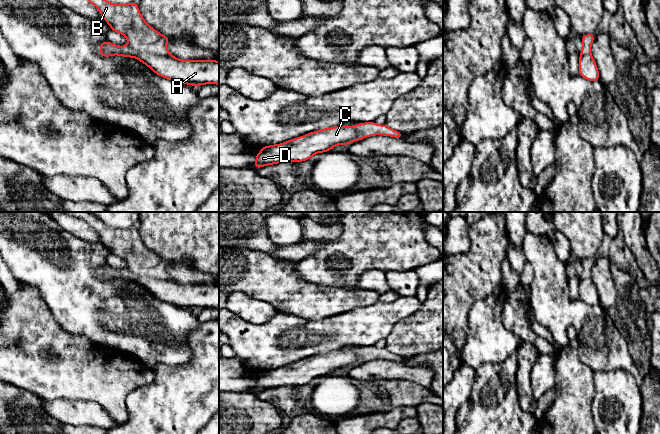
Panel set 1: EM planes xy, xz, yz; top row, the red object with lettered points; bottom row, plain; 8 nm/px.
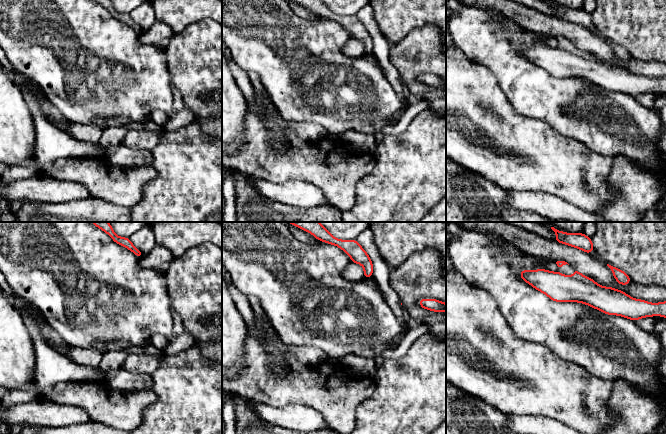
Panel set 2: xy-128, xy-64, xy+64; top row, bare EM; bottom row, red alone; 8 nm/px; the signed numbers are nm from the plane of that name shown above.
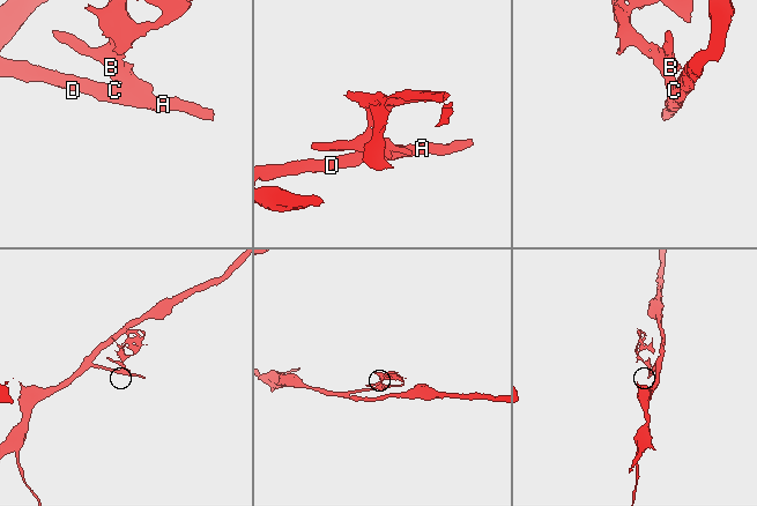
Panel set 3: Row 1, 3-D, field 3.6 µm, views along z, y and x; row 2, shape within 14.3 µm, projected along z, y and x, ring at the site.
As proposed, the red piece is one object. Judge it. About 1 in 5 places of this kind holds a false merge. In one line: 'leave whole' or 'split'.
leave whole

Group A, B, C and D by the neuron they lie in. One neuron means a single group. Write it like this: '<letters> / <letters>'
A B C D

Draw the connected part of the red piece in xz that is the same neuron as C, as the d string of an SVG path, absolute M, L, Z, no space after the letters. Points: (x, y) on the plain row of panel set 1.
M374 345L355 350L324 352L285 367L262 370L255 382L254 393L276 387L306 385L313 379L330 375L339 368L350 369L353 365L374 359L403 361L401 356L389 352L386 348L378 349Z

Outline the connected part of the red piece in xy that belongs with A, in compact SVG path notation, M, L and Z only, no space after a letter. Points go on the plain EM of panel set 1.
M91 212L64 213L83 219L99 234L111 255L127 262L127 270L118 270L109 265L101 267L101 280L136 282L159 300L181 308L195 311L205 308L219 309L219 285L180 284L172 280L166 272L169 261L160 258L144 244L137 226L113 228Z

